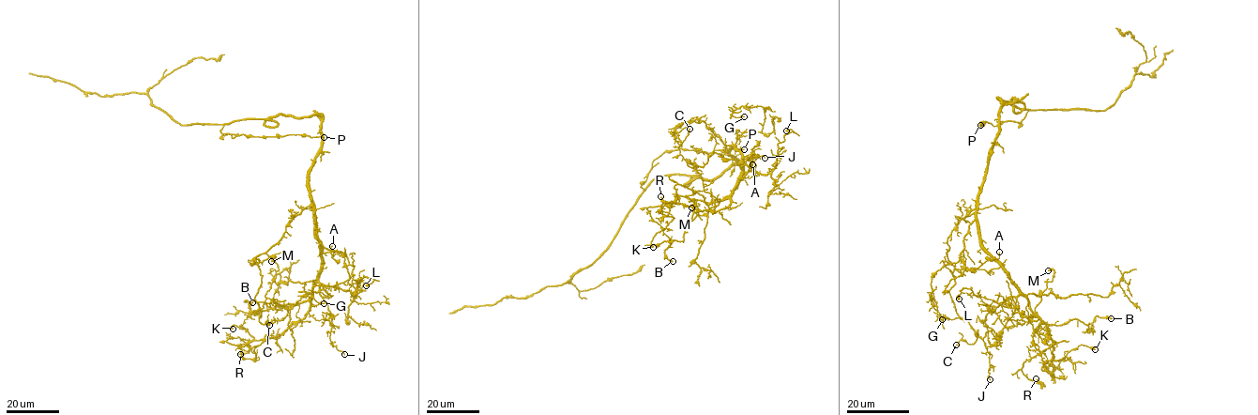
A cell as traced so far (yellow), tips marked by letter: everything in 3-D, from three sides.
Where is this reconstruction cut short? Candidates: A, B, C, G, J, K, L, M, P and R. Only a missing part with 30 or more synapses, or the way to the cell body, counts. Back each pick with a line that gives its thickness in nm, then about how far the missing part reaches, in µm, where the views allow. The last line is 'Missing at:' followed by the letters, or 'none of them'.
Missing at: none of them

